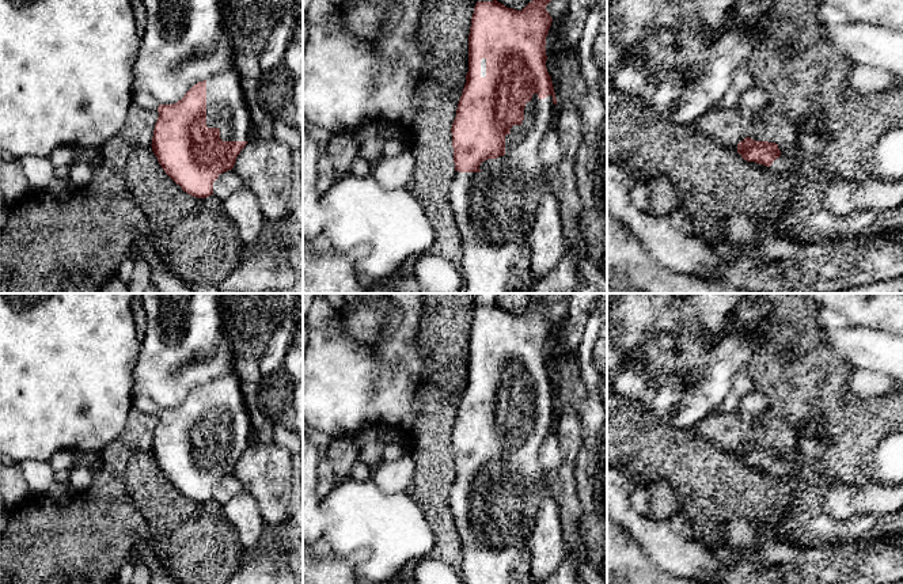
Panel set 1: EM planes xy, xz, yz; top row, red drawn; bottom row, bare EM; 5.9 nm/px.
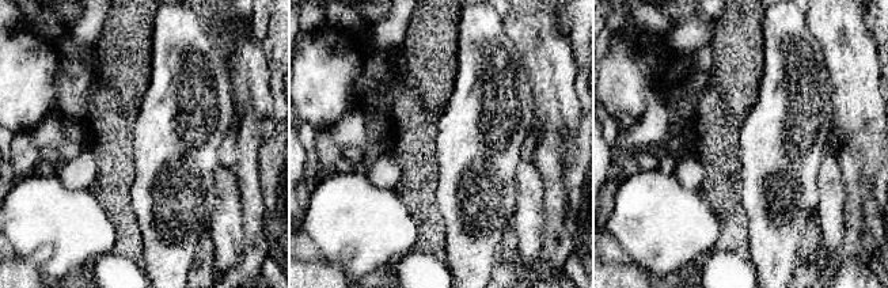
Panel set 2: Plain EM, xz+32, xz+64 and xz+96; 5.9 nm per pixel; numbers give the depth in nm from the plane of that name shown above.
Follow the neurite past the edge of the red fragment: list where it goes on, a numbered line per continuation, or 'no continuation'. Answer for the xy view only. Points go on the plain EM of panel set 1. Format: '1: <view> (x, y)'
1: xy (226, 413)

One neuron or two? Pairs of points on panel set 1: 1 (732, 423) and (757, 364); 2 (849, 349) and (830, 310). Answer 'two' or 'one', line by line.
1: one
2: two

